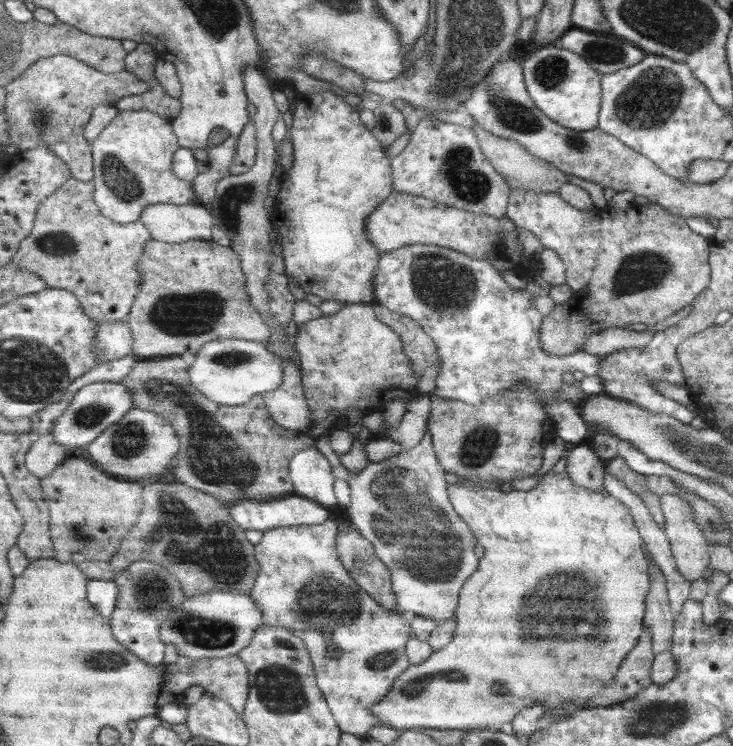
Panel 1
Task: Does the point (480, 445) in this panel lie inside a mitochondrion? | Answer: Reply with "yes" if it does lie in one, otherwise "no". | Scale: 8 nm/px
yes

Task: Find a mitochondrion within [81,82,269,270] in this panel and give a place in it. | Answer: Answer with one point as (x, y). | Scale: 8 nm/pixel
(123, 188)

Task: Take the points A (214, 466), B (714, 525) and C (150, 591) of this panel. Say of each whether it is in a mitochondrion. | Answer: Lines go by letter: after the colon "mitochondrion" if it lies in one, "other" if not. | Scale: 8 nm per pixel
A: mitochondrion
B: mitochondrion
C: mitochondrion

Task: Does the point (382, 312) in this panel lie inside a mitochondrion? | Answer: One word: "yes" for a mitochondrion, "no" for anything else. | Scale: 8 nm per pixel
no

